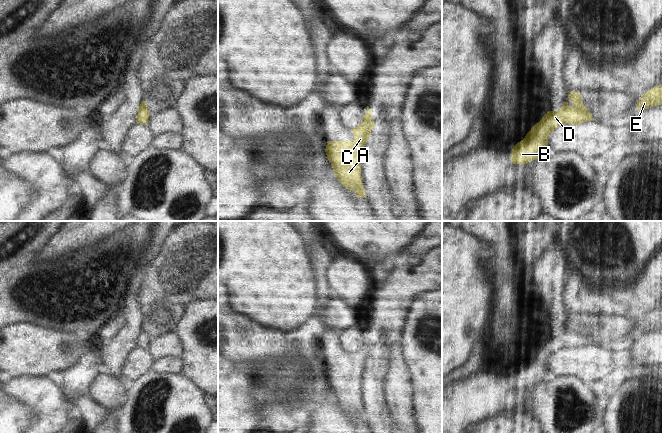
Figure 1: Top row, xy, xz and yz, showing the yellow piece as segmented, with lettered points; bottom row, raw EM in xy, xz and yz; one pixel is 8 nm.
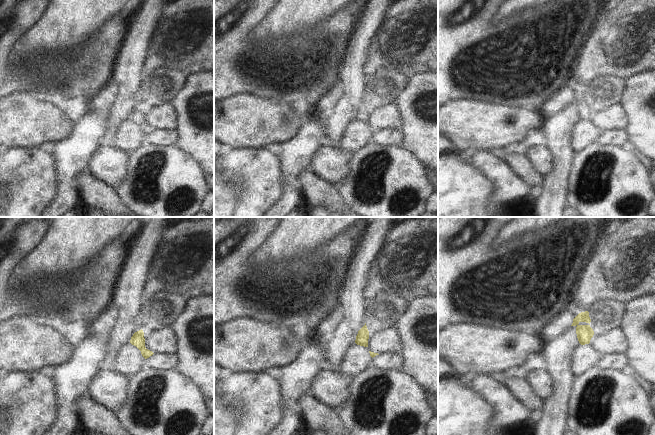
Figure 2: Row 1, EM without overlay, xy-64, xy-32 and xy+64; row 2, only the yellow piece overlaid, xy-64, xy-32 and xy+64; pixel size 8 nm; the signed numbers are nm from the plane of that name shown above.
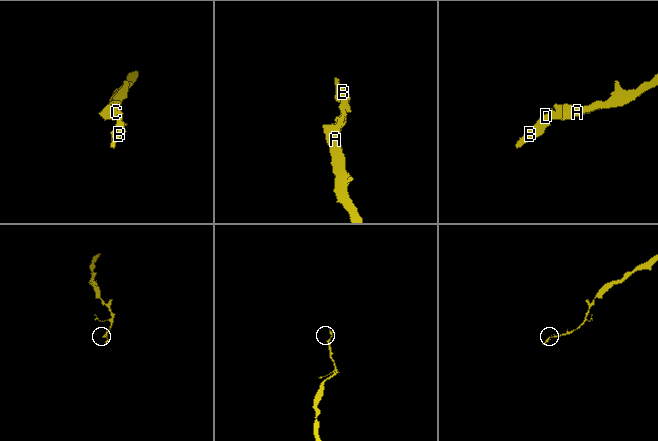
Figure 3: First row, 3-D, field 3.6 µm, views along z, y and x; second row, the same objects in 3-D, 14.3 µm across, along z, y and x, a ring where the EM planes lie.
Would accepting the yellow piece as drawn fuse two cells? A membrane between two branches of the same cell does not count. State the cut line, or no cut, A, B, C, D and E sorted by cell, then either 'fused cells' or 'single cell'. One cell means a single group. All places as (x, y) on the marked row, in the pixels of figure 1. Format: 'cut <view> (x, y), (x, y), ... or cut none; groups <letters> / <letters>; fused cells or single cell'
cut none; groups A B C D E; single cell

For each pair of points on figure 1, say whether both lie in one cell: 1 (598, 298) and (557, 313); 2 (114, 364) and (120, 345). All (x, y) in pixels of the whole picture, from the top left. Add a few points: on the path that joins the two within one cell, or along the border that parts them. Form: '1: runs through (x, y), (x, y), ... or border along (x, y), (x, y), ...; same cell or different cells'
1: border along (564, 307), (571, 314); different cells
2: runs through (114, 359), (116, 350); same cell

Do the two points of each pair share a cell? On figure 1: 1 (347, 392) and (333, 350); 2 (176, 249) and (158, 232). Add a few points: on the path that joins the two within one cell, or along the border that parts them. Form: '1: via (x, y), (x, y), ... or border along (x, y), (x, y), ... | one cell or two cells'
1: via (345, 382), (344, 370), (337, 360) | one cell
2: border along (170, 231), (151, 258) | two cells

